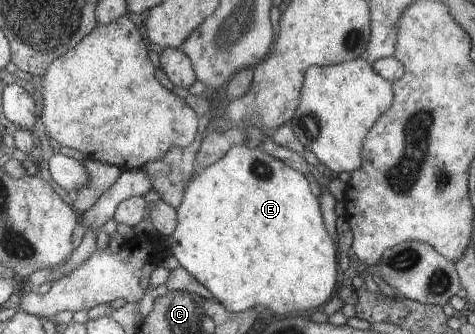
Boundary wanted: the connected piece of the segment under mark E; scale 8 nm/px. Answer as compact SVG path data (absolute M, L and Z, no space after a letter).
M234 145L226 150L224 156L211 165L203 168L186 183L182 193L181 203L174 207L174 229L168 236L169 251L178 264L210 291L213 300L217 300L224 309L231 312L244 312L246 309L257 305L268 308L272 313L282 316L292 316L296 311L304 309L314 311L314 307L322 307L322 303L330 297L330 289L334 291L336 282L336 247L334 241L328 237L322 225L320 209L316 197L312 197L308 181L300 175L298 170L293 170L278 158L271 157L259 148L248 148L244 145Z

